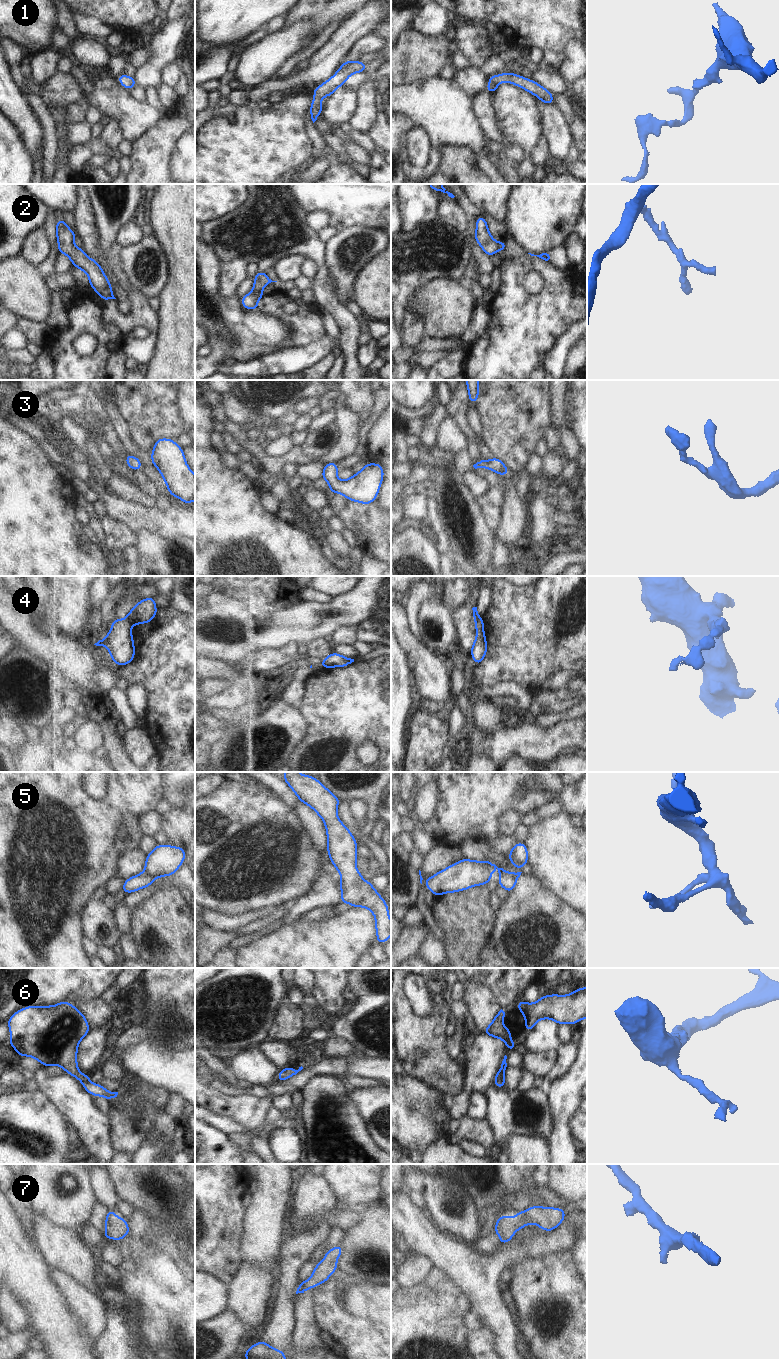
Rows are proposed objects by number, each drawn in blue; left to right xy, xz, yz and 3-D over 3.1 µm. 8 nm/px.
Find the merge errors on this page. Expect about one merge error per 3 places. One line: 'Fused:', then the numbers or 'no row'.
Fused: 4, 5.

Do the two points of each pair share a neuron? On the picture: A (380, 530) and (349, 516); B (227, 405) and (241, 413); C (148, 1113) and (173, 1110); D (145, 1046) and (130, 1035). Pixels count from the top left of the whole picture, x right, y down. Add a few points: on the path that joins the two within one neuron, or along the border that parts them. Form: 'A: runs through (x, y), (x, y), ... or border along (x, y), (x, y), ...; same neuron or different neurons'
A: runs through (372, 527), (357, 517); same neuron
B: runs through (230, 405), (238, 413); same neuron
C: runs through (154, 1110), (167, 1109); same neuron
D: border along (148, 1039), (123, 1045), (120, 1048), (121, 1055); different neurons

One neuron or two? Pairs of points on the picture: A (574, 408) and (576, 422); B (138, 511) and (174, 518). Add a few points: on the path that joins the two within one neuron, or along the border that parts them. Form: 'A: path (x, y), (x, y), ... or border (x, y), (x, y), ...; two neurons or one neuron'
A: path (576, 411), (576, 419); one neuron
B: path (147, 518), (165, 518); one neuron

